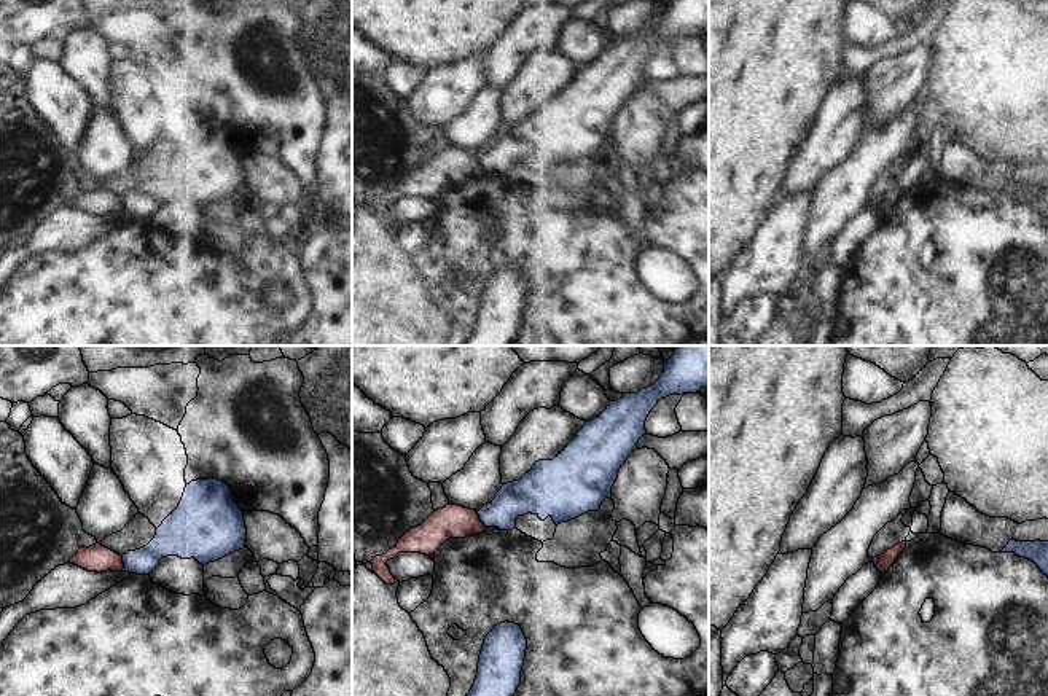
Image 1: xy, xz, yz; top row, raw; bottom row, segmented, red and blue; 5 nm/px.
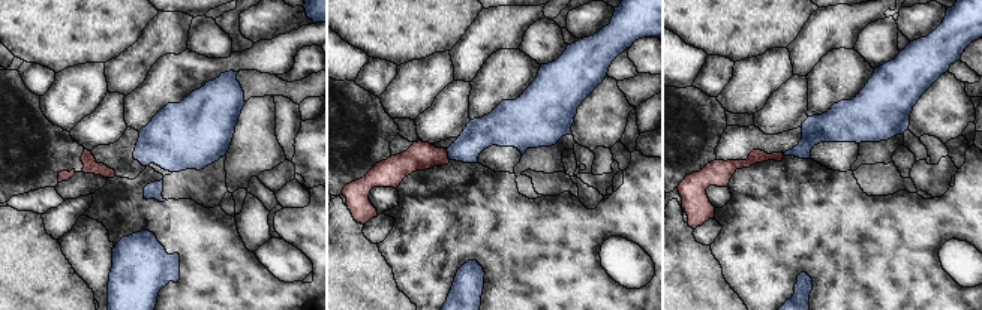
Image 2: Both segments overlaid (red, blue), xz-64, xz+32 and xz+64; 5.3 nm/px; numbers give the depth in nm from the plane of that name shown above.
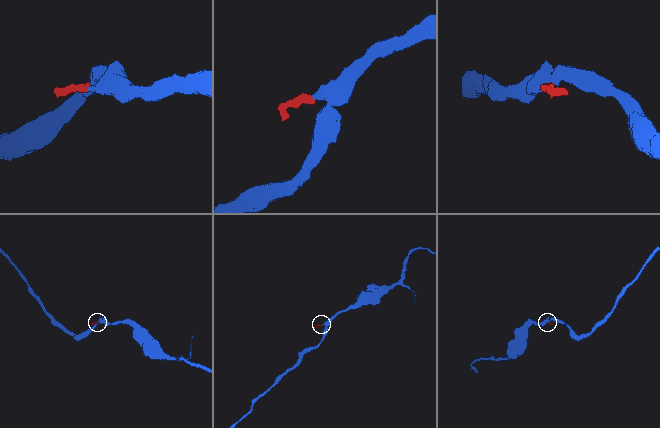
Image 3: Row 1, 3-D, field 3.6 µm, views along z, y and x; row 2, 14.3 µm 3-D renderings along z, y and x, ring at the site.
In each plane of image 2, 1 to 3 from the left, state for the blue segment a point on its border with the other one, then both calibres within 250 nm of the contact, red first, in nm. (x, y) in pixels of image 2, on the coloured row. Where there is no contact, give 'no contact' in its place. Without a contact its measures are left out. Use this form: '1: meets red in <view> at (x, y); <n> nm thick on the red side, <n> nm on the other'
1: no contact
2: meets red in xz+32 at (447, 154); 160 nm thick on the red side, 170 nm on the other
3: no contact

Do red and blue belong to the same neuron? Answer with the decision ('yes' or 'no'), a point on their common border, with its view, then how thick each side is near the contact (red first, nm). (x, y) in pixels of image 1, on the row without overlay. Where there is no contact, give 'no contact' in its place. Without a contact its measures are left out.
no | xz (480, 164) | 180/180 nm

